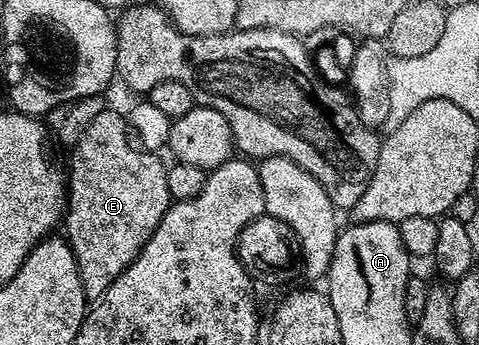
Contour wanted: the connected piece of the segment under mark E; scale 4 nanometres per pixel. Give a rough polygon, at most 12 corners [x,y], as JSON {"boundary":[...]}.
{"boundary":[[106,106],[72,145],[64,235],[95,302],[171,203]]}

